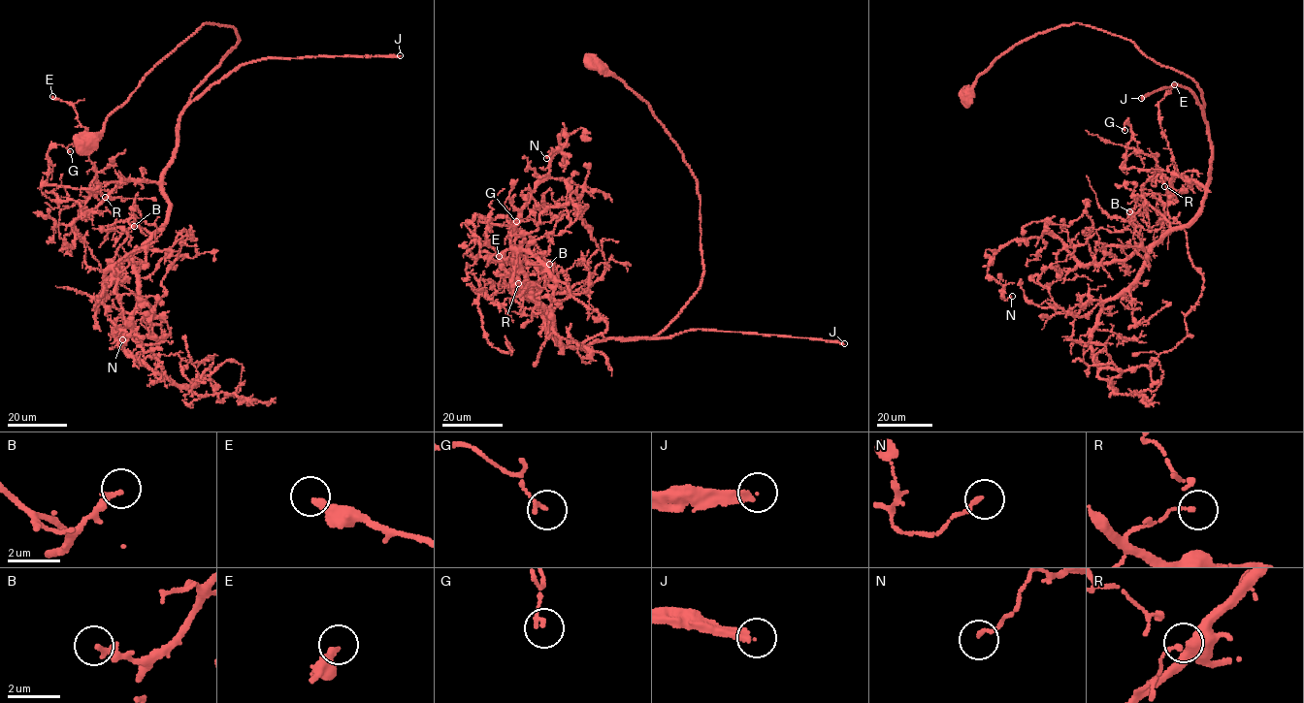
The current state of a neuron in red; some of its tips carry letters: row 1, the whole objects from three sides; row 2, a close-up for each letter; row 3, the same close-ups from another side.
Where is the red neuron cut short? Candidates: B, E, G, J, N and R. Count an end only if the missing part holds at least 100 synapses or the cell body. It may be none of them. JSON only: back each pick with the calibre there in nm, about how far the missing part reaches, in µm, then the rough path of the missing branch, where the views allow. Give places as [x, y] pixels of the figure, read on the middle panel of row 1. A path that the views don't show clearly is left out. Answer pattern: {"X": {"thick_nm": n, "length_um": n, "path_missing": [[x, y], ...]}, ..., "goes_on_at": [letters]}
{"J": {"thick_nm": 280, "length_um": 300}, "goes_on_at": ["J"]}

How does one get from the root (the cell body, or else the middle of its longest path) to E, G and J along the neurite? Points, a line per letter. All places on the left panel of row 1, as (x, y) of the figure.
E: (82, 144), (204, 23), (235, 29), (238, 43), (179, 115), (159, 182), (99, 182), (86, 128), (52, 96)
G: (82, 144), (204, 23), (235, 29), (238, 43), (179, 115), (159, 182), (48, 184), (48, 149), (70, 151)
J: (82, 144), (206, 22), (232, 26), (239, 40), (190, 101), (241, 65), (263, 59), (400, 55)

